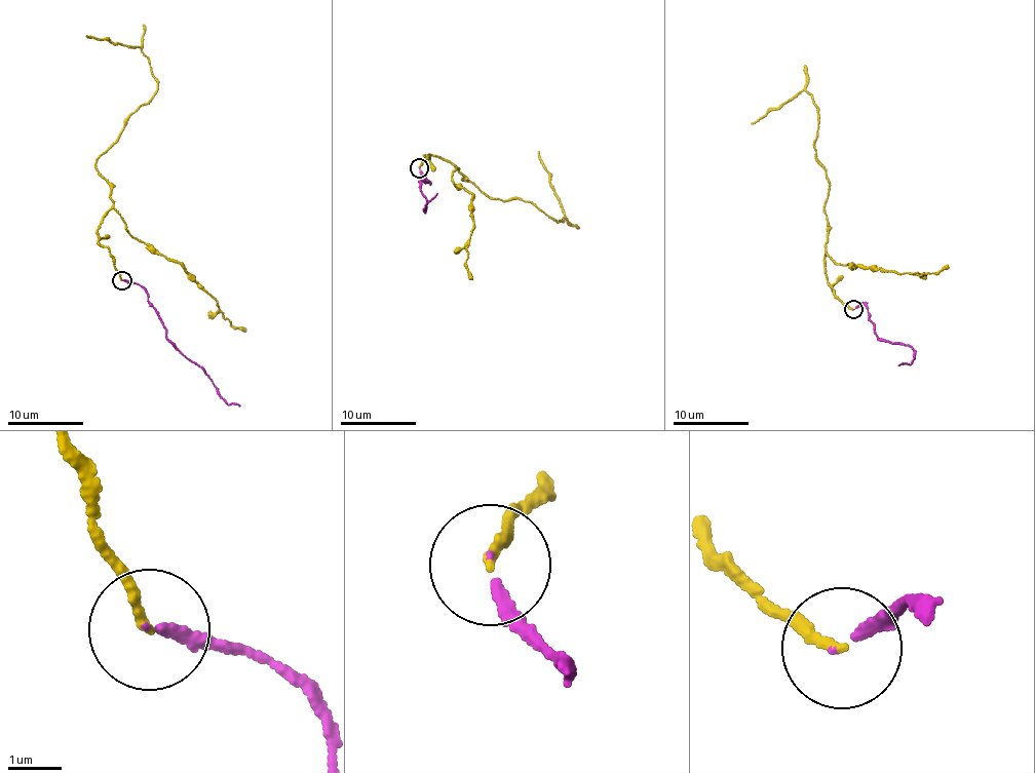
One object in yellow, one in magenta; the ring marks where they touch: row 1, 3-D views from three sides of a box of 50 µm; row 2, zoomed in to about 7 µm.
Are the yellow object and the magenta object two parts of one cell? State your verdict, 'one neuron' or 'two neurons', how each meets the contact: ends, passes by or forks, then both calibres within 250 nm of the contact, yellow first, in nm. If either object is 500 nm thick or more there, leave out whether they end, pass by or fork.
one neuron; yellow ends; magenta ends; calibres 170 and 150 nm

